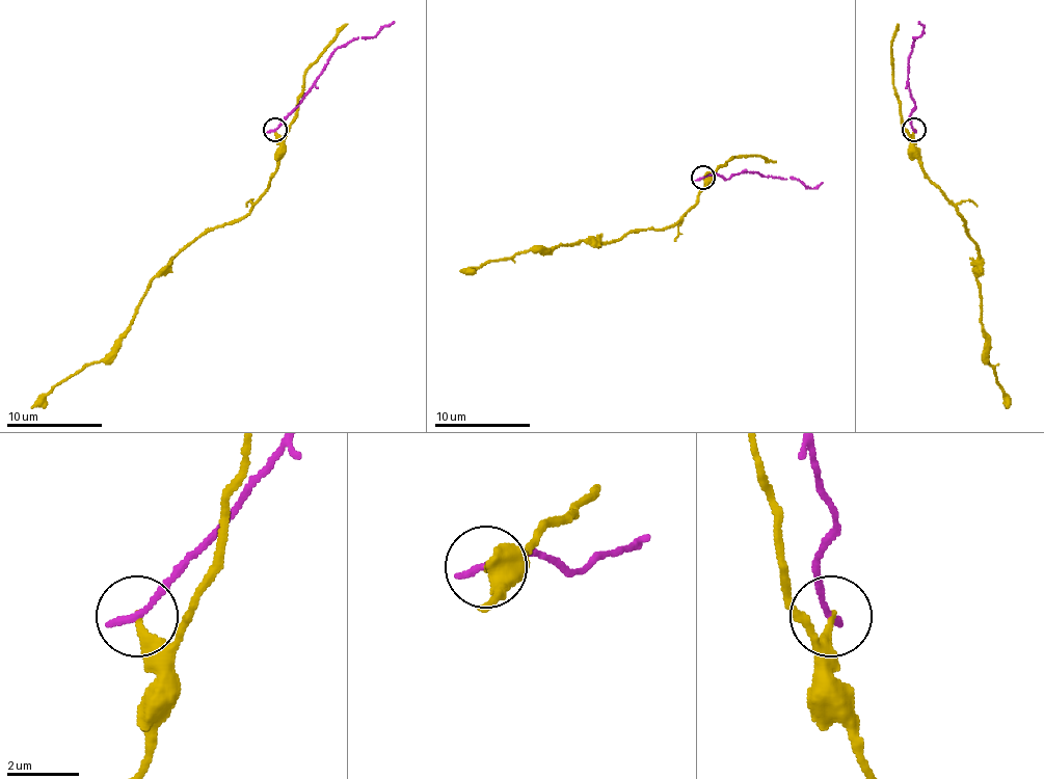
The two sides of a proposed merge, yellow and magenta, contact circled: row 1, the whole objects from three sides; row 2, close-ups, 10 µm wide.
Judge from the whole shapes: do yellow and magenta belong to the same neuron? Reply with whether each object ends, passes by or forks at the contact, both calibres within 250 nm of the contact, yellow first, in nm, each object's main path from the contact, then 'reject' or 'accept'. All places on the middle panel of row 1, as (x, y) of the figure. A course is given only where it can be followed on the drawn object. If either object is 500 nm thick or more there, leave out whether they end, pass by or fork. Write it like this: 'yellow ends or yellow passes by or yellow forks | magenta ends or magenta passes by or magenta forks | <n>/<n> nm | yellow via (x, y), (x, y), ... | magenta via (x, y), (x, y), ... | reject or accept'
yellow ends | magenta ends | 260/200 nm | yellow via (703, 177), (706, 184), (699, 198), (672, 224), (635, 230), (618, 239), (539, 248), (460, 272) | magenta via (703, 177), (720, 175), (727, 180), (737, 172), (758, 172), (782, 180), (795, 177), (806, 187), (823, 182) | reject

